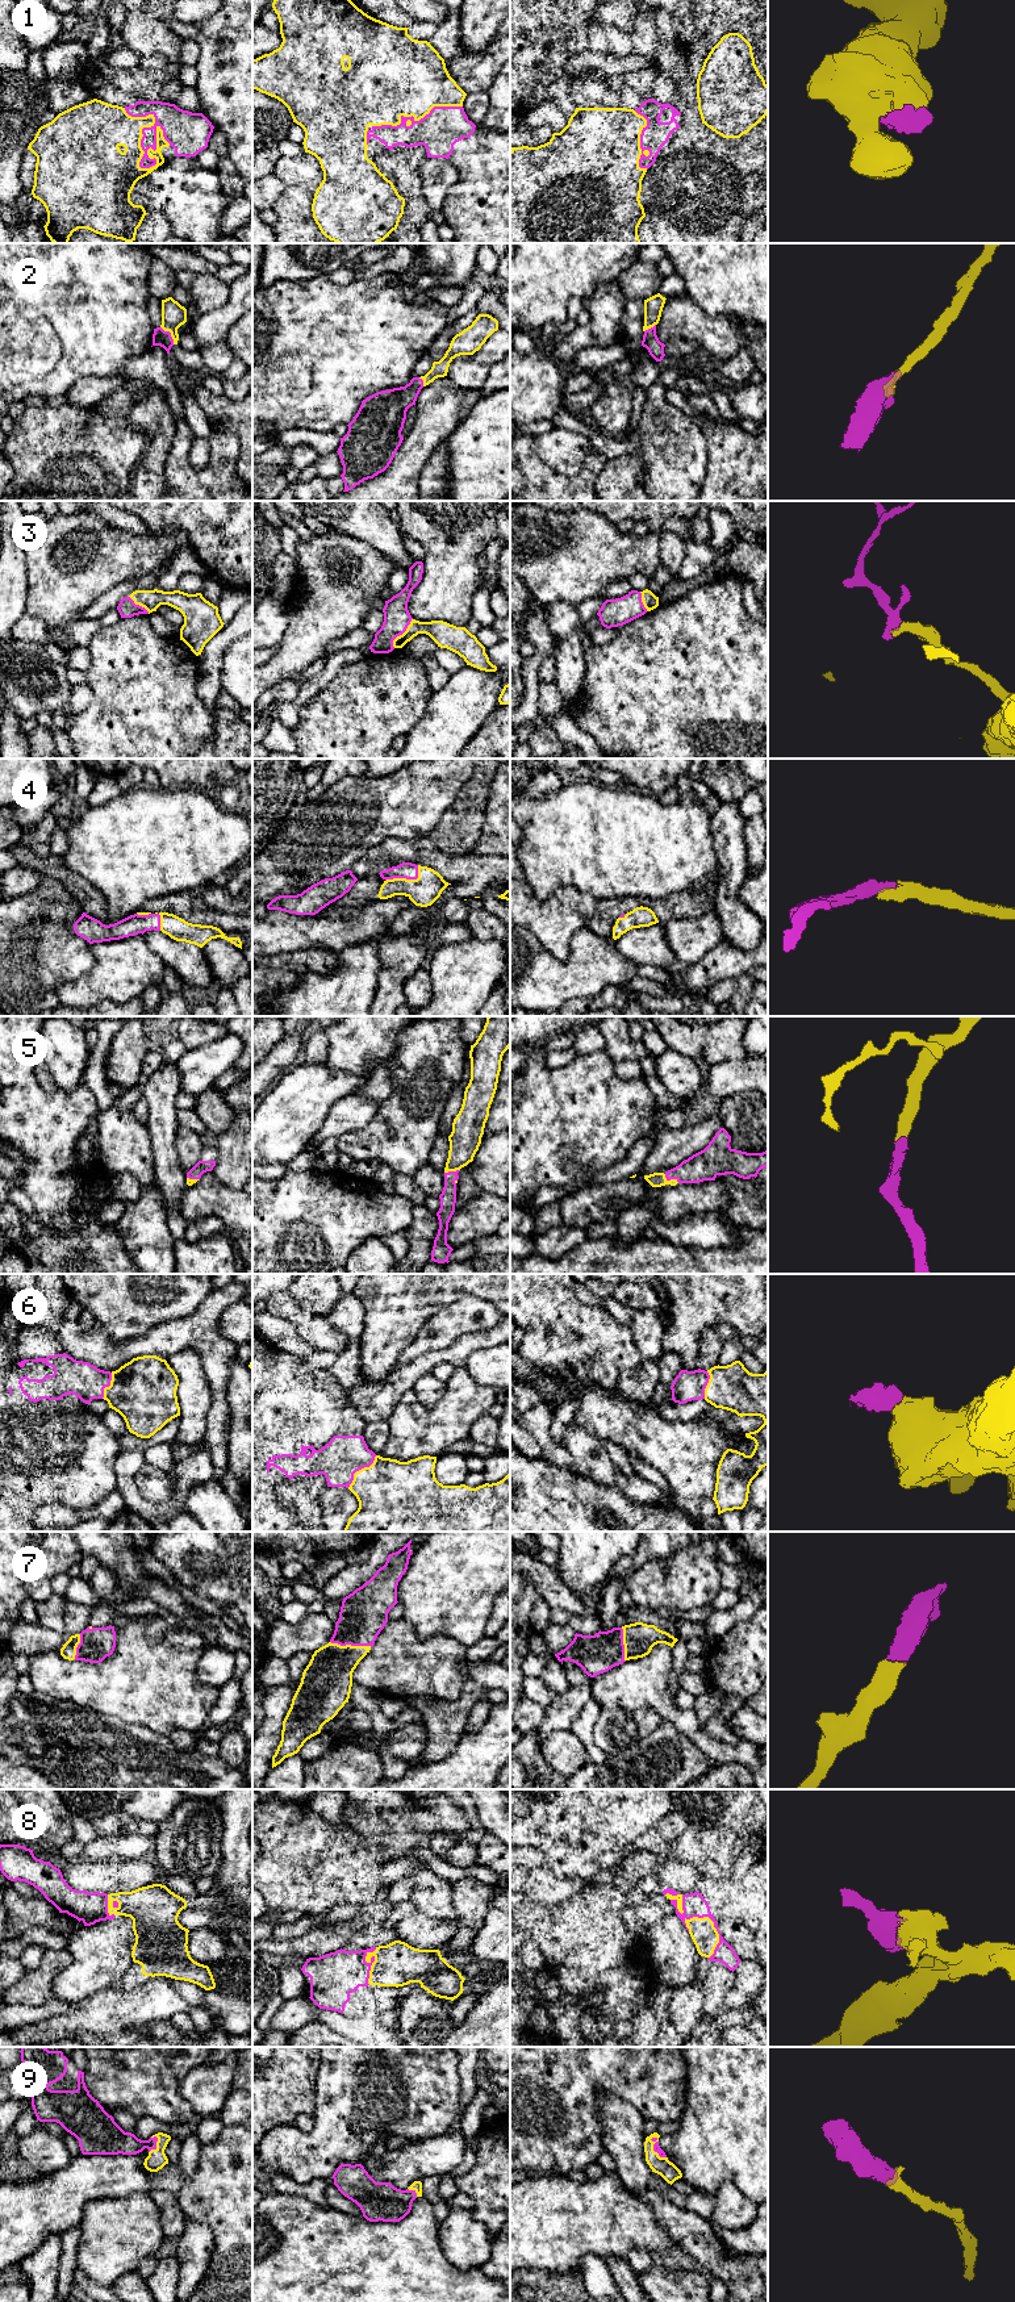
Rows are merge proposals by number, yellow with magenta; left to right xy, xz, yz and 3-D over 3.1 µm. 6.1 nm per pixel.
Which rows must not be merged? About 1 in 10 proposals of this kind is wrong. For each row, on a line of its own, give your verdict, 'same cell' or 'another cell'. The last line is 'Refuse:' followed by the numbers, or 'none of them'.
1: same cell
2: same cell
3: same cell
4: same cell
5: same cell
6: same cell
7: same cell
8: same cell
9: same cell
Refuse: none of them

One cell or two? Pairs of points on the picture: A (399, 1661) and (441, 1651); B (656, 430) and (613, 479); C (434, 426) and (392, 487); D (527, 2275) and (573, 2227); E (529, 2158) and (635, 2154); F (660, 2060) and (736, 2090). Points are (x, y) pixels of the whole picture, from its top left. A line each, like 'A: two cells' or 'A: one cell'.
A: one cell
B: one cell
C: one cell
D: two cells
E: two cells
F: two cells

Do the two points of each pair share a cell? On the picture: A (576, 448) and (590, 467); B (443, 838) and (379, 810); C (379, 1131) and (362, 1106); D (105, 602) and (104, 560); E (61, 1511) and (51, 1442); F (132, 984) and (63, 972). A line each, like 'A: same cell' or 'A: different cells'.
A: different cells
B: different cells
C: different cells
D: different cells
E: different cells
F: different cells

